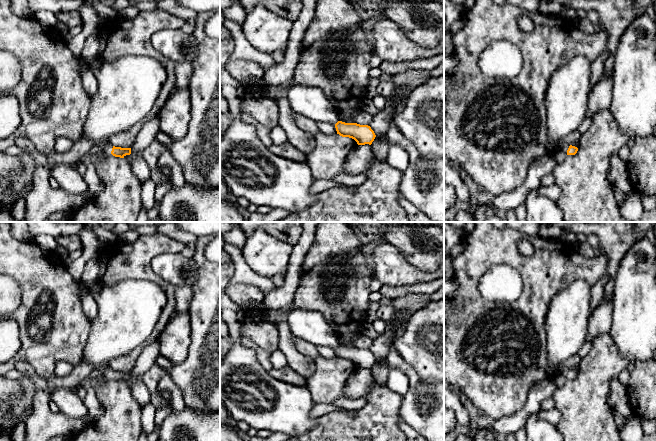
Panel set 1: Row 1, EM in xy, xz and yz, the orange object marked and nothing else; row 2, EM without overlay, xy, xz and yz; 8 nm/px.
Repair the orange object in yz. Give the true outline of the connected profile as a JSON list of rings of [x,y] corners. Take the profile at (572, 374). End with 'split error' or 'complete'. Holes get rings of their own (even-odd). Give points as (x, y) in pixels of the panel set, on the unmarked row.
[[[576,279],[559,291],[548,307],[545,318],[546,351],[553,375],[575,379],[578,372],[568,369],[565,362],[576,355],[586,342],[591,316],[589,283]]]; split error

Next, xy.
[[[139,279],[122,280],[111,286],[98,282],[89,289],[97,302],[98,314],[92,321],[82,361],[90,363],[93,371],[99,370],[103,378],[124,382],[131,378],[131,372],[113,370],[110,361],[129,354],[154,332],[167,303],[166,294],[158,284]]]; split error

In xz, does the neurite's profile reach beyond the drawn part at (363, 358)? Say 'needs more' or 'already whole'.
needs more

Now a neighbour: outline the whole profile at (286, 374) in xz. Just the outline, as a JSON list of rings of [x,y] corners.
[[[288,365],[280,369],[271,368],[266,373],[279,381],[288,382],[291,385],[304,386],[306,383],[305,378],[291,369]]]

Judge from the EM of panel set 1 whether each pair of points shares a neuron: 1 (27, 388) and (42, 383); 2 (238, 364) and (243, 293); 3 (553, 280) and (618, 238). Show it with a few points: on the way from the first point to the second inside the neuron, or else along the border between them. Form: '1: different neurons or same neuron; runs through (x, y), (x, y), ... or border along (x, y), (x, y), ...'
1: different neurons; border along (17, 370), (25, 373), (35, 386), (33, 406)
2: different neurons; border along (230, 297), (239, 305)
3: different neurons; border along (603, 252), (607, 259), (606, 271)

